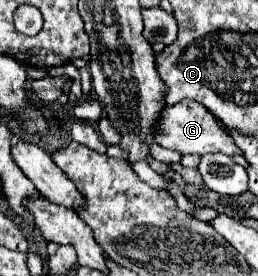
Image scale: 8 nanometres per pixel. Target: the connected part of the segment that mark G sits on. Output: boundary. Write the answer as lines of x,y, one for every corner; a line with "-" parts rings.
183,99
177,105
167,105
161,113
161,121
157,125
157,141
161,147
165,149
173,149
181,155
209,155
209,153
223,153
223,155
239,155
239,147
235,147
235,141
231,139
231,135
227,135
227,129
221,125
221,121
211,115
211,111
207,111
203,105
191,101
191,99

